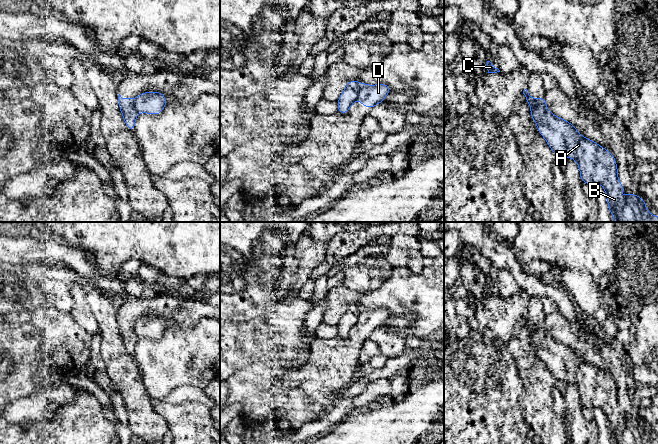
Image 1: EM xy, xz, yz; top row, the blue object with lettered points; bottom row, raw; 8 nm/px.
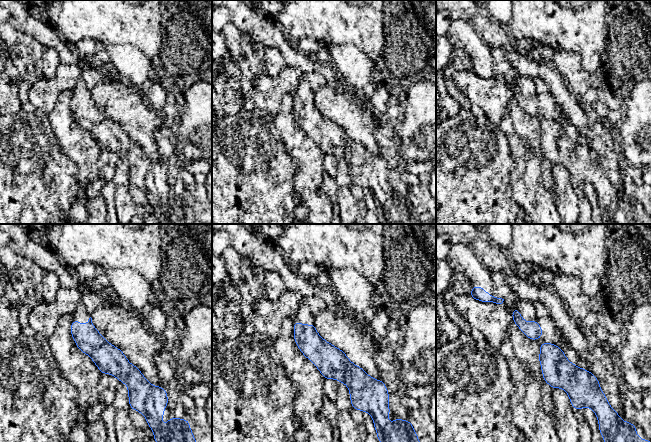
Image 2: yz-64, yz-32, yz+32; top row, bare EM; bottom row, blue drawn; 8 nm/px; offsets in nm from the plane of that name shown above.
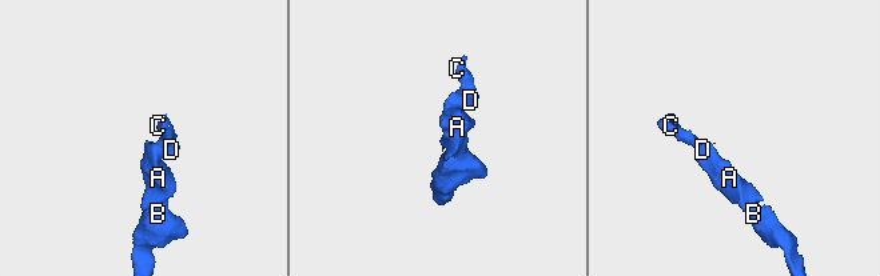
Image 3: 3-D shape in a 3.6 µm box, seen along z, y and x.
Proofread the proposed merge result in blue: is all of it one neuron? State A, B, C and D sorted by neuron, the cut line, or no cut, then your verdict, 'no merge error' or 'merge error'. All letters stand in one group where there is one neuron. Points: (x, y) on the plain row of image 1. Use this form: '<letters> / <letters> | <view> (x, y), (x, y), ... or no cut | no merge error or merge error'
A B / C D | xz (359, 309), (356, 323) | merge error

